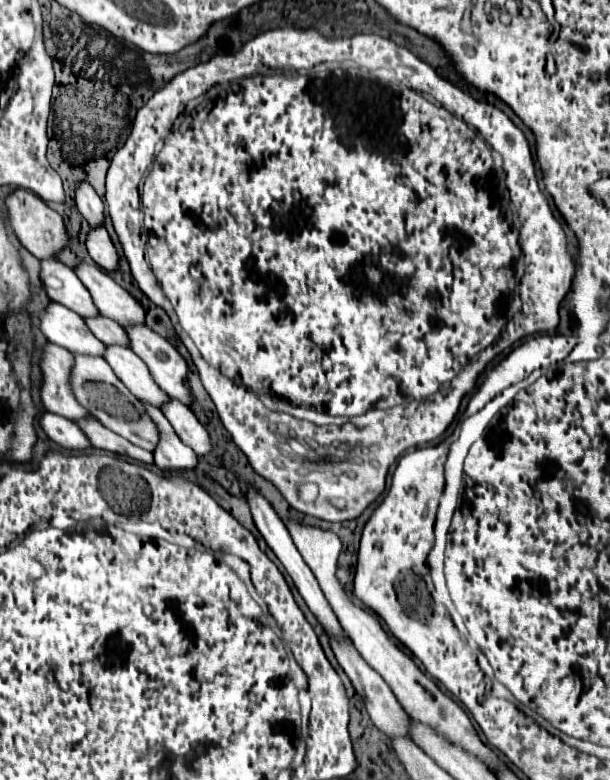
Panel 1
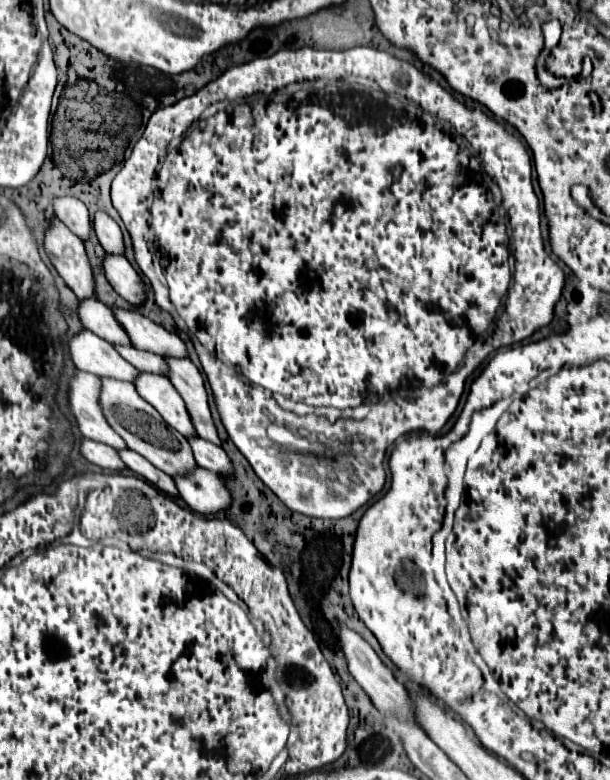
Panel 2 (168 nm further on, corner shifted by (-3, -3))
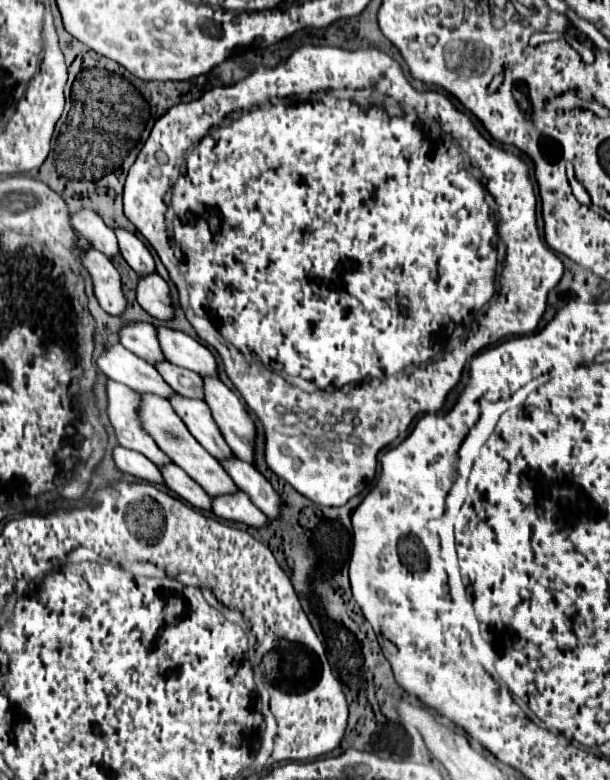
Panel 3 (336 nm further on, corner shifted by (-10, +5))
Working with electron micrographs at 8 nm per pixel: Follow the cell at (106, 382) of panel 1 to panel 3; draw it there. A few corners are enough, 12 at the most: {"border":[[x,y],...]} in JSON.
{"border":[[141,395],[155,443],[211,497],[237,493],[169,401]]}

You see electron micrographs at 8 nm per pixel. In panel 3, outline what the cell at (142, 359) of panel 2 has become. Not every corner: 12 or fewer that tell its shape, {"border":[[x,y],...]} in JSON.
{"border":[[169,361],[155,365],[171,389],[189,399],[205,399],[203,379]]}

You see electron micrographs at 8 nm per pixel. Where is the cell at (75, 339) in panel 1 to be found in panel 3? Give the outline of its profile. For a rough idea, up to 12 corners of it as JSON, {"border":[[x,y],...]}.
{"border":[[123,345],[97,359],[113,381],[169,399],[173,389],[153,365]]}

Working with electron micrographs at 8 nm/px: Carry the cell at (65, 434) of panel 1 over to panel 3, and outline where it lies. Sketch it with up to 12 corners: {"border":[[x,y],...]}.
{"border":[[115,447],[123,473],[151,485],[165,485],[159,467],[141,453]]}

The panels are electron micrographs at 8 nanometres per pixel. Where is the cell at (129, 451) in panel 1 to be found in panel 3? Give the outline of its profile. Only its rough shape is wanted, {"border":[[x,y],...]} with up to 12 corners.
{"border":[[177,465],[161,467],[167,487],[195,509],[213,499]]}

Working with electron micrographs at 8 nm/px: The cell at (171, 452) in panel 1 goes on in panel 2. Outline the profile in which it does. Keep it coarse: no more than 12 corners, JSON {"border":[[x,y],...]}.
{"border":[[202,467],[174,475],[180,497],[196,513],[230,505],[222,479]]}

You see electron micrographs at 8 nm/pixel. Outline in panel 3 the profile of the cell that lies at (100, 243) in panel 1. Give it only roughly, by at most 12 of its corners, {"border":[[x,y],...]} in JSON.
{"border":[[157,273],[139,277],[137,301],[159,321],[175,319],[171,289]]}

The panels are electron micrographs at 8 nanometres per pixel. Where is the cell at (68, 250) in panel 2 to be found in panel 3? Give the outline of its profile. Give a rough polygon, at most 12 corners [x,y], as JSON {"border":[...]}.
{"border":[[97,249],[83,253],[99,305],[121,317],[127,299],[119,271]]}

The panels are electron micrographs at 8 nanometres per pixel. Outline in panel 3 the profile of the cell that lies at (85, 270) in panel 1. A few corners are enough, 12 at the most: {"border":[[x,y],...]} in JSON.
{"border":[[157,327],[173,365],[217,377],[215,355],[193,337]]}

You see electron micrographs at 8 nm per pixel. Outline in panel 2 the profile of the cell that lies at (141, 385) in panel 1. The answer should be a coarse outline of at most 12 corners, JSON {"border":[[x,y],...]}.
{"border":[[166,377],[134,379],[146,399],[184,437],[196,435],[182,397]]}

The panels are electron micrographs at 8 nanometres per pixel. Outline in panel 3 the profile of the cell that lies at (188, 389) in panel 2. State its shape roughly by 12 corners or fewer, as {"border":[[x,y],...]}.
{"border":[[205,377],[205,403],[235,457],[255,461],[257,427],[239,397]]}

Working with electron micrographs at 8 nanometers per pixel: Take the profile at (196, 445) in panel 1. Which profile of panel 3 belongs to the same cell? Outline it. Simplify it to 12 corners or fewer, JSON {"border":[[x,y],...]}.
{"border":[[249,463],[221,465],[253,505],[271,519],[281,515],[281,497]]}

